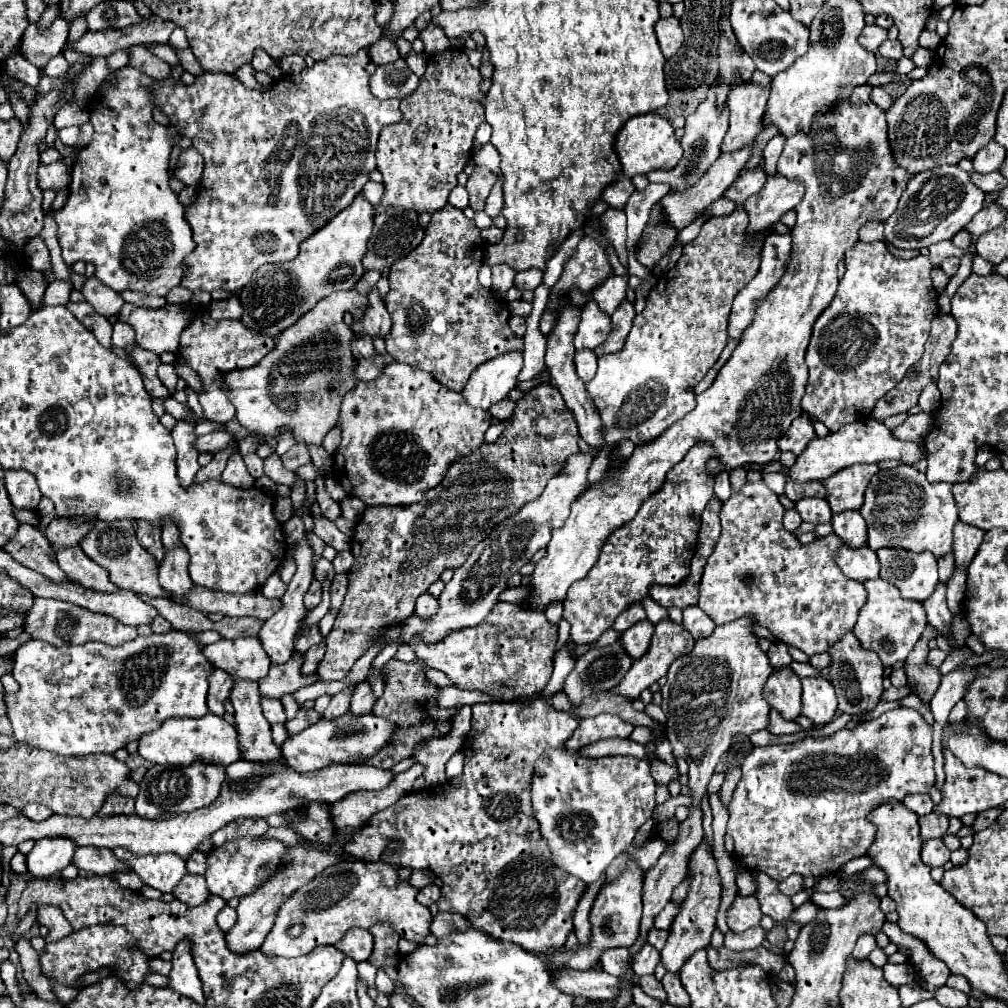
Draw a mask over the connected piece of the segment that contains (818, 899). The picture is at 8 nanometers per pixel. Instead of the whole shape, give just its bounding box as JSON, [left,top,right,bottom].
[811,891,846,908]

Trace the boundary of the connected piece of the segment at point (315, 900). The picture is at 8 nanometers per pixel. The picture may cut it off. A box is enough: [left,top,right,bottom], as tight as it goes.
[262,859,433,957]

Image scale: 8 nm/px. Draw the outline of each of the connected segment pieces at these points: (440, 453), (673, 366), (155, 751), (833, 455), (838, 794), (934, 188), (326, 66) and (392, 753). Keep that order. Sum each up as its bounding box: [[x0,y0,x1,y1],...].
[[334,363,490,505],[586,207,760,461],[138,713,242,767],[790,419,924,483],[728,707,934,881],[884,165,986,249],[152,49,402,293],[366,659,456,769]]

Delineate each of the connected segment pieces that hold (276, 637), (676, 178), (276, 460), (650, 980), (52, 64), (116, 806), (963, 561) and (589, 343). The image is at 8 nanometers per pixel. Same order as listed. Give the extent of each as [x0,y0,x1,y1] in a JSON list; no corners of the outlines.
[[260,539,314,663],[646,91,728,191],[264,453,294,487],[638,975,666,1001],[44,53,70,77],[100,793,134,815],[952,521,984,567],[574,301,610,351]]

